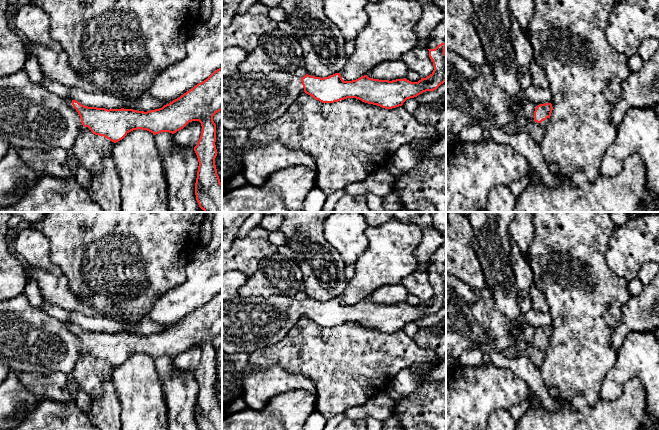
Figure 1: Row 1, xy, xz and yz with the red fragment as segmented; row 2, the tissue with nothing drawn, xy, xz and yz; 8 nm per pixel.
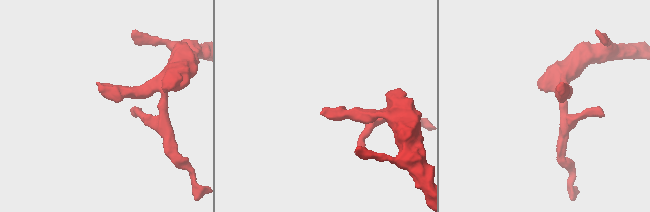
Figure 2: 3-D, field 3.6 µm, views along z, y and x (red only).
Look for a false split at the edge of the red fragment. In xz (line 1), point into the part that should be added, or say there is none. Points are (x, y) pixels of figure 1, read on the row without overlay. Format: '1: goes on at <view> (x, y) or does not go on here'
1: goes on at xz (248, 323)

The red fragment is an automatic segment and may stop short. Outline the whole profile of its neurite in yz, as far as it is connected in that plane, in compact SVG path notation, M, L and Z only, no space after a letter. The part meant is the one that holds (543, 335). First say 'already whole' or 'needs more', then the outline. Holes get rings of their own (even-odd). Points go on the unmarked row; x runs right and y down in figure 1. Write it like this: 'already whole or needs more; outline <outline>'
needs more; outline M551 327L540 328L536 330L534 335L534 345L540 348L543 356L545 357L547 349L550 346L550 340L553 331Z

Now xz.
needs more; outline M446 240L439 246L430 259L429 281L434 294L418 306L404 303L379 304L364 299L356 304L344 305L340 297L328 301L315 301L306 298L299 302L294 297L242 297L222 301L222 351L252 353L282 340L295 323L303 316L322 327L334 327L347 322L356 322L362 326L392 333L402 330L410 322L426 315L434 315L446 305Z

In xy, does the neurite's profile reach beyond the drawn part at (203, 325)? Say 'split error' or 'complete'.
split error

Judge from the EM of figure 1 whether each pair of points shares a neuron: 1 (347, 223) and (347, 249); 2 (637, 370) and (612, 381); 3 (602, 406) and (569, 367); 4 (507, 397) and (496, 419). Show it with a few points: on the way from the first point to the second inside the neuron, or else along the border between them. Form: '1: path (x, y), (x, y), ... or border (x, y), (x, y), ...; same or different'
1: path (347, 229), (347, 243); same
2: path (631, 370), (624, 370), (618, 376); same
3: border (600, 399), (583, 410), (575, 410); different
4: border (507, 409), (496, 409), (487, 419); different

